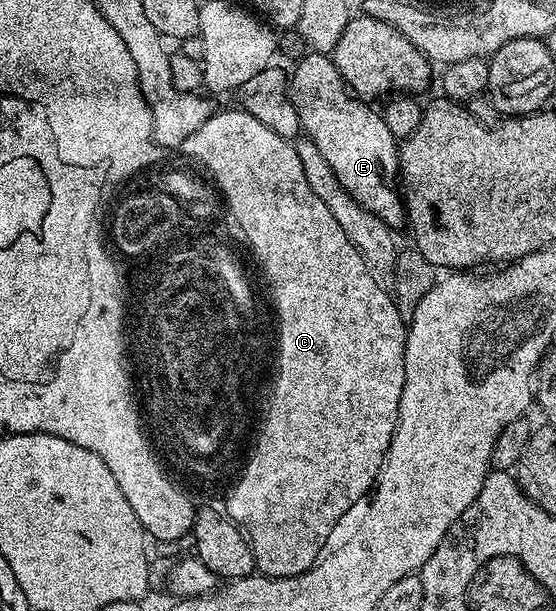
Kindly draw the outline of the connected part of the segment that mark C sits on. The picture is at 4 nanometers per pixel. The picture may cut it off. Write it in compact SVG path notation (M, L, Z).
M242 108L234 109L235 110L223 110L220 114L219 111L212 113L211 117L205 120L205 124L201 124L201 128L197 128L197 132L193 132L193 136L189 136L183 141L181 150L182 153L187 153L184 155L186 155L188 159L194 160L204 171L206 171L209 175L210 181L217 187L222 201L225 203L226 209L229 211L230 217L231 214L235 217L235 222L239 225L240 232L247 237L247 242L251 245L251 250L255 253L255 258L259 261L259 266L263 269L264 276L267 277L267 286L271 289L271 302L275 305L275 309L273 310L274 321L276 322L280 320L280 318L283 318L283 374L279 374L279 390L275 390L275 406L271 406L271 418L267 418L267 430L263 430L263 442L259 442L259 454L255 454L255 462L251 462L251 470L247 470L247 478L243 478L243 482L235 478L233 485L231 486L232 490L227 494L227 514L231 517L228 519L230 519L234 525L238 526L239 529L247 535L247 541L251 543L251 551L255 557L256 571L268 578L288 578L289 576L303 574L319 561L321 555L324 553L325 547L323 547L323 545L326 544L327 537L331 534L331 529L342 520L343 514L349 513L350 510L354 508L355 502L361 501L363 497L366 499L369 491L376 485L379 477L379 469L383 463L383 456L389 448L391 437L395 431L395 425L399 419L401 392L403 391L403 385L405 384L405 348L407 347L408 323L399 315L399 309L396 308L395 300L391 297L390 293L379 288L376 281L369 276L361 252L350 242L349 237L347 237L345 232L341 230L340 225L337 224L337 221L335 221L332 213L329 212L325 204L314 195L312 188L309 186L309 183L305 178L305 170L301 166L301 160L298 159L296 147L292 145L288 139L277 136L277 132L273 132L273 128L265 128L265 124L261 124L261 120L257 120L257 116L249 116L249 112L245 112Z

